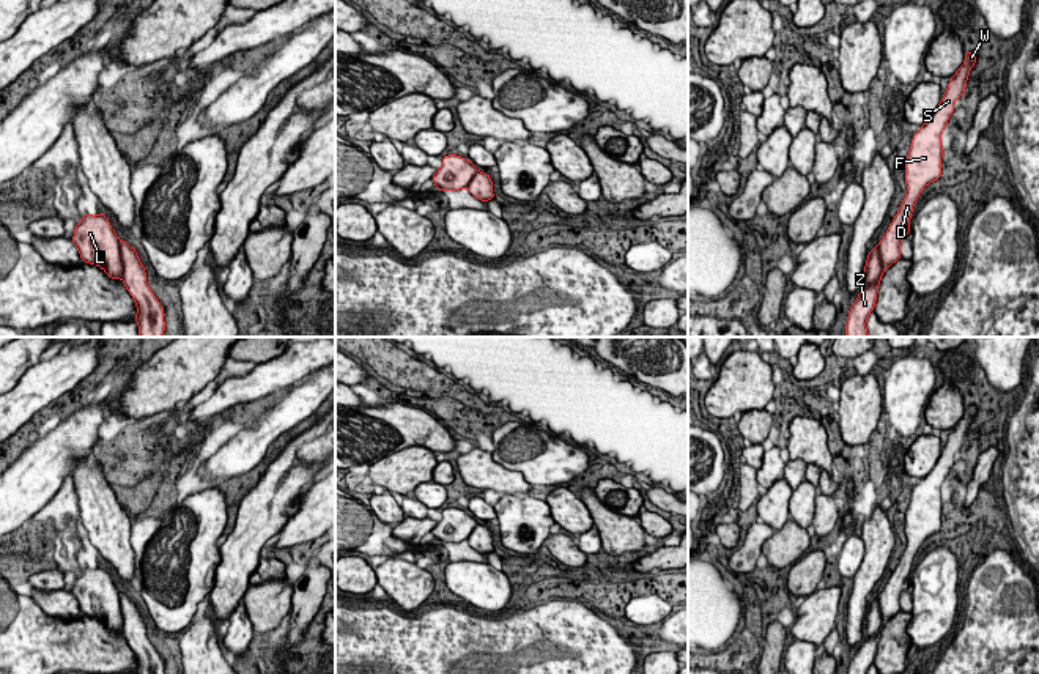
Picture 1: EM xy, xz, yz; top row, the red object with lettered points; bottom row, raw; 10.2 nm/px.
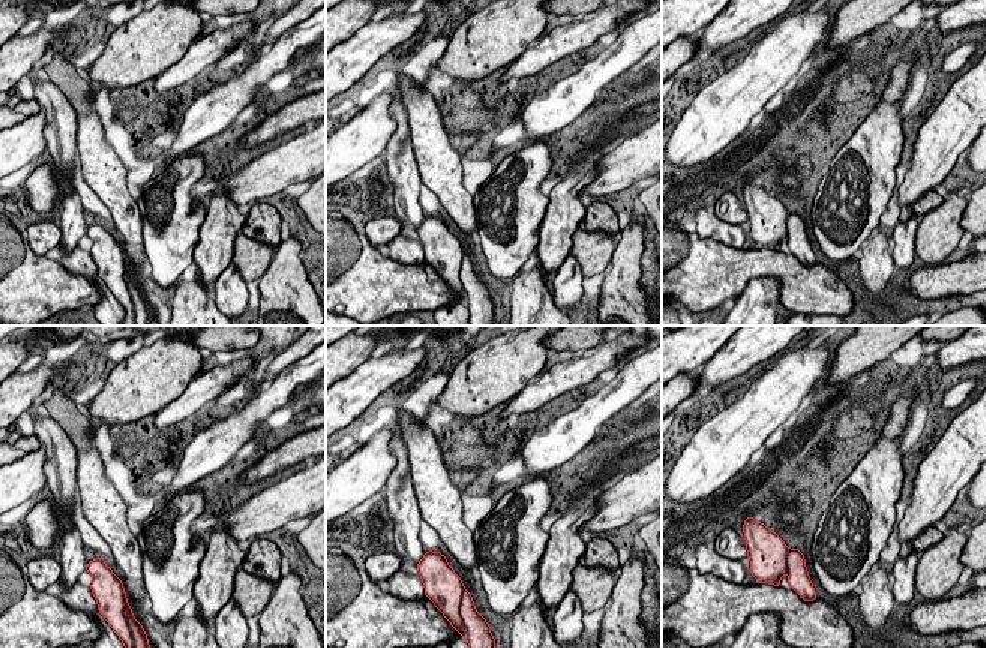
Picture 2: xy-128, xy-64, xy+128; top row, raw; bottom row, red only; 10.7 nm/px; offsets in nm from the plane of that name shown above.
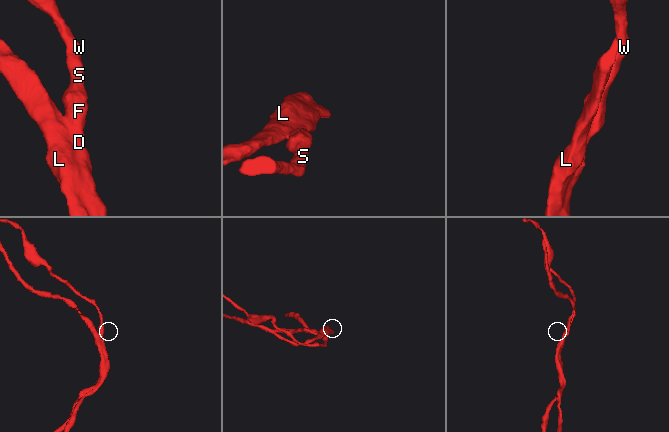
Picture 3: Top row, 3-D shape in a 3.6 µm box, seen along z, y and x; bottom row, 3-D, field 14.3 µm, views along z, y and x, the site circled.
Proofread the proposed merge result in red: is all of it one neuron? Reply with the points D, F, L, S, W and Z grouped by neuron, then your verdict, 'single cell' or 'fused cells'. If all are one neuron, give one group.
D F S W / L Z | fused cells

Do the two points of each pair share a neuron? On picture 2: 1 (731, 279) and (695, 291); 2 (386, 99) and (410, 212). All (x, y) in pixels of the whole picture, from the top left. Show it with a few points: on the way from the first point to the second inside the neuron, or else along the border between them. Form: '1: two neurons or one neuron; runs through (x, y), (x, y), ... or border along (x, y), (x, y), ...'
1: one neuron; runs through (722, 279), (707, 279), (704, 282)
2: two neurons; border along (401, 101), (390, 105), (396, 129), (383, 152)

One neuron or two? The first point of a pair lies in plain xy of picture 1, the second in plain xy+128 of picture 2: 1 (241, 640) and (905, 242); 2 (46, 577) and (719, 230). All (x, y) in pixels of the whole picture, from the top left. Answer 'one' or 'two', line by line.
1: one
2: two

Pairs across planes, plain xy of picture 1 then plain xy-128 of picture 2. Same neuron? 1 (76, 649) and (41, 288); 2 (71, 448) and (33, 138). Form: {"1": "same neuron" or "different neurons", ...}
{"1": "same neuron", "2": "same neuron"}

